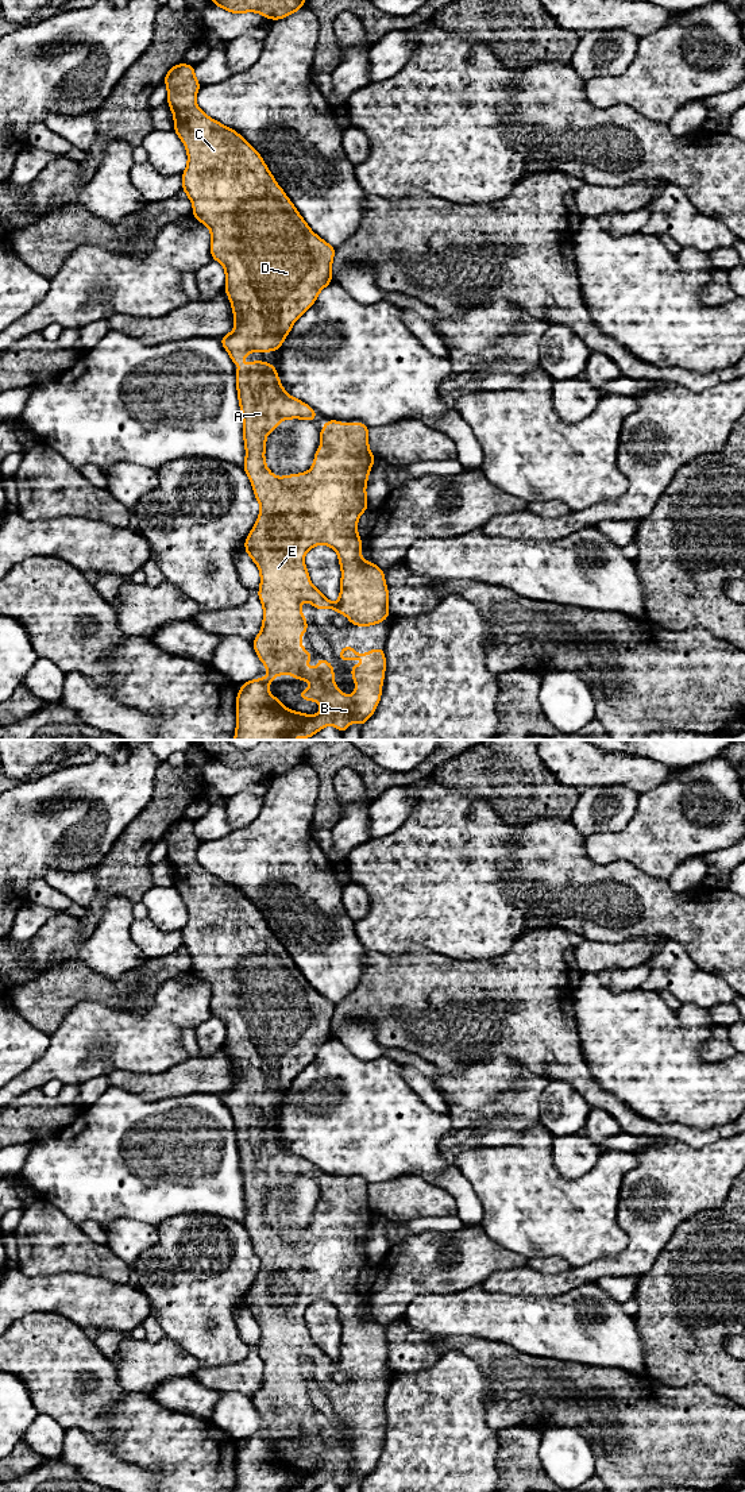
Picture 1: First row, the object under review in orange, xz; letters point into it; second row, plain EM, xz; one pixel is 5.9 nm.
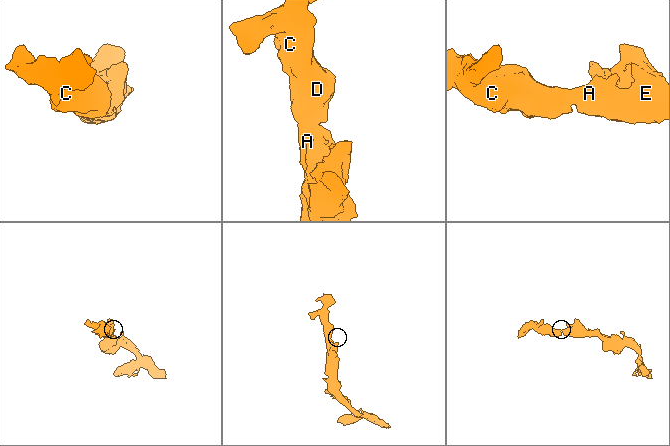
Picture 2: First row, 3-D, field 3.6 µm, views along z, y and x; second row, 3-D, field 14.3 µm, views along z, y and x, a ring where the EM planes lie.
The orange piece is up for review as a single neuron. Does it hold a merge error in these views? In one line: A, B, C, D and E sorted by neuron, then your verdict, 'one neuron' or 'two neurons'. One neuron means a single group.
A B C D E | one neuron

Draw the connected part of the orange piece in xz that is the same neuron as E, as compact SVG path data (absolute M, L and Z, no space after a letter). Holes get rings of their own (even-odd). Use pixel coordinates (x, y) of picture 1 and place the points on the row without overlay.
M248 1118L243 1125L238 1123L235 1130L246 1202L246 1218L242 1223L260 1260L259 1273L244 1298L246 1310L260 1327L258 1353L263 1361L263 1380L251 1400L270 1429L269 1433L244 1438L238 1446L235 1492L313 1492L329 1480L344 1491L351 1477L362 1484L381 1457L386 1424L385 1404L358 1410L351 1402L344 1402L337 1411L339 1416L360 1414L368 1419L351 1423L356 1443L351 1453L344 1451L333 1439L332 1420L323 1412L319 1412L317 1424L304 1423L314 1410L305 1407L298 1395L301 1389L308 1392L308 1376L301 1369L300 1360L308 1357L316 1366L332 1364L333 1368L347 1372L351 1381L359 1383L375 1381L390 1372L385 1327L372 1316L364 1318L360 1311L362 1295L356 1287L360 1271L368 1265L366 1240L377 1215L368 1204L370 1184L363 1179L343 1180L337 1176L327 1176L325 1183L320 1185L321 1203L314 1208L313 1223L306 1229L277 1234L265 1218L267 1190L277 1185L283 1175L314 1177L317 1169L308 1160L285 1148L273 1119ZM317 1300L325 1300L339 1311L341 1338L340 1353L335 1361L312 1341L304 1319L305 1310ZM281 1430L294 1431L298 1438L309 1435L310 1445L298 1447L298 1451L304 1457L317 1457L323 1462L321 1468L309 1472L287 1466L278 1454L271 1451L267 1441L277 1438L274 1433Z

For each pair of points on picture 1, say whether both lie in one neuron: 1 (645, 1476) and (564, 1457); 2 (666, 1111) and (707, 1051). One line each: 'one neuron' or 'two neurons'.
1: two neurons
2: two neurons

